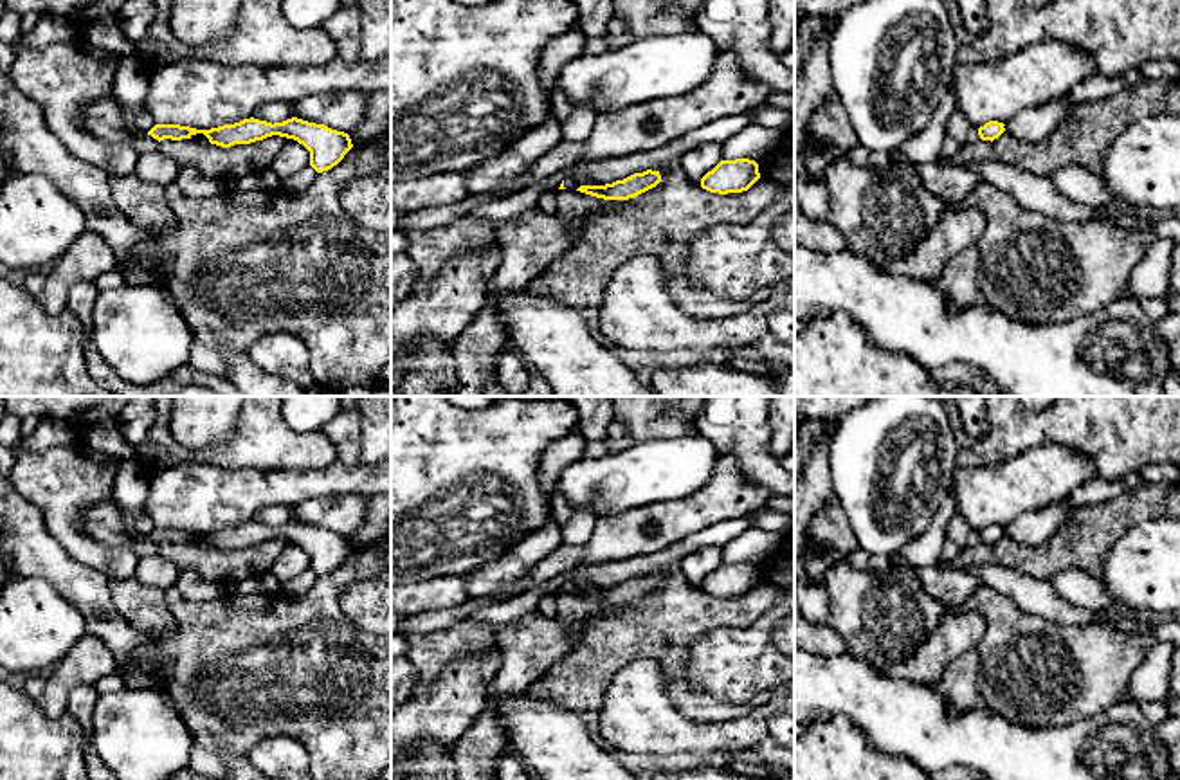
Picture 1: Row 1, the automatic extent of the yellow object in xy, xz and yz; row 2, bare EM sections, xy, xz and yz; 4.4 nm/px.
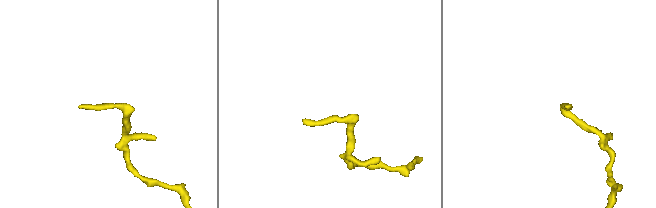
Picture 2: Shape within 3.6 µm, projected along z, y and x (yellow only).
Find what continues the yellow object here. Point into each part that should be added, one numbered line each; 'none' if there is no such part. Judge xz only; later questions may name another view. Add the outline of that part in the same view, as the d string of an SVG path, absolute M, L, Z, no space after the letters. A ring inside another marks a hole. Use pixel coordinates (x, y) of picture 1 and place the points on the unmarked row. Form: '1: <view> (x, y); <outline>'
none

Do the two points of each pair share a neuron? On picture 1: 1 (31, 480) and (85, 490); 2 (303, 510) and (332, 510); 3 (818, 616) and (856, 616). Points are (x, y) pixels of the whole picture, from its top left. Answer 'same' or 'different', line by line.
1: same
2: same
3: different

